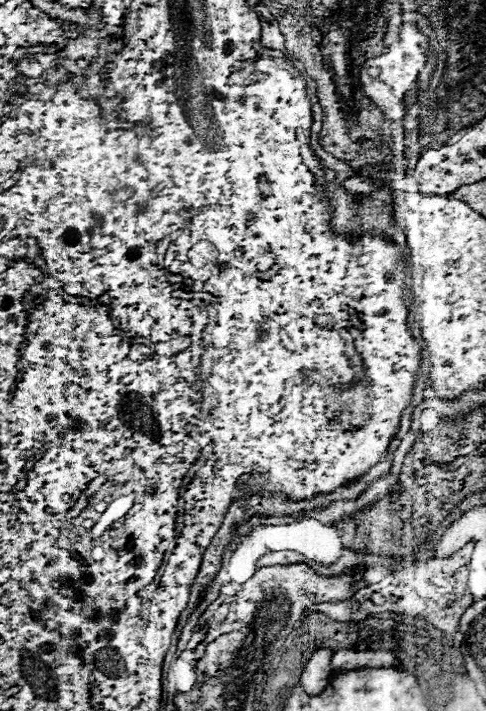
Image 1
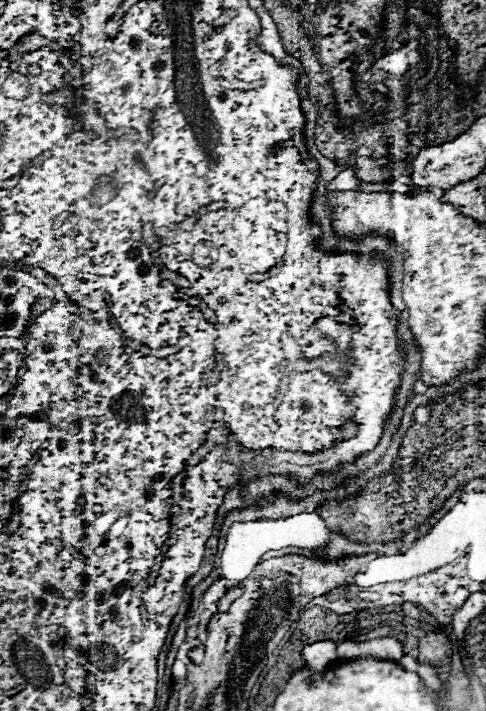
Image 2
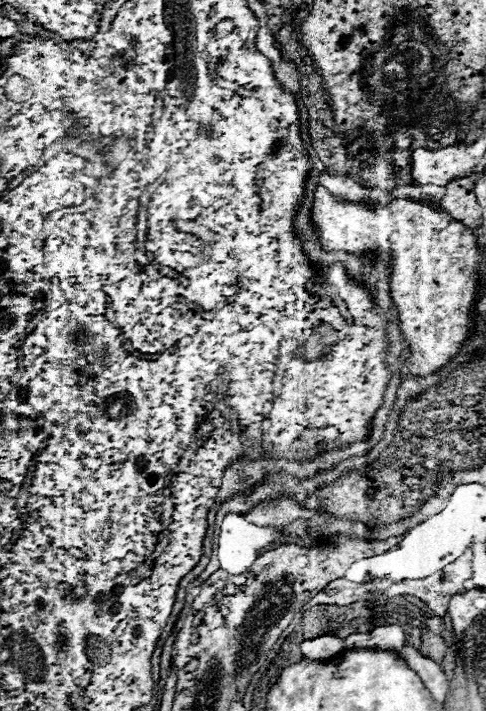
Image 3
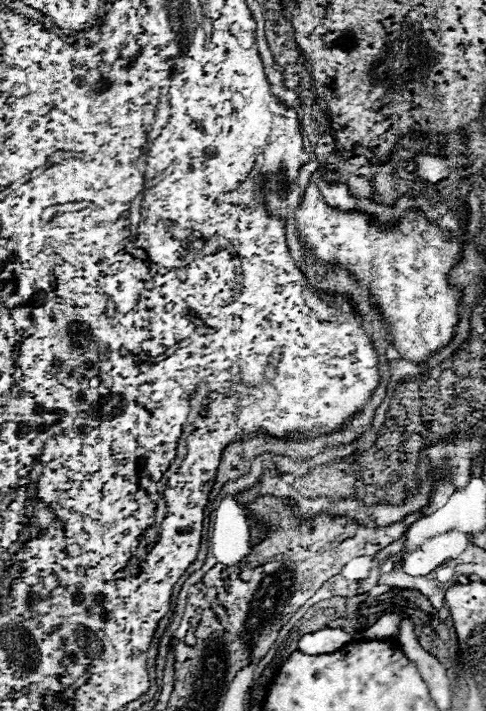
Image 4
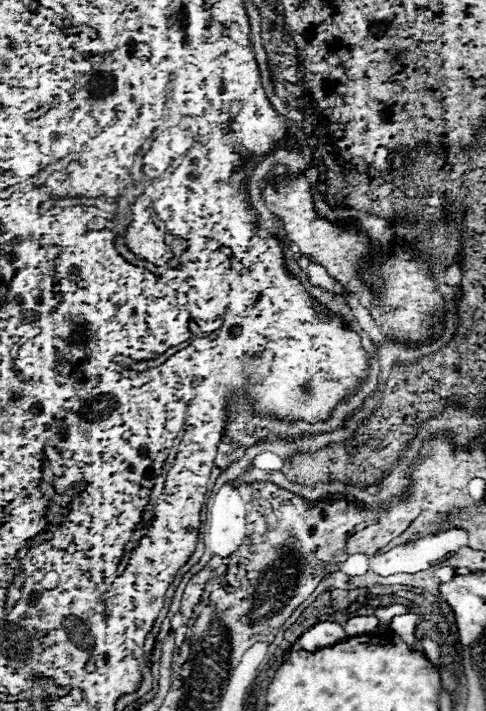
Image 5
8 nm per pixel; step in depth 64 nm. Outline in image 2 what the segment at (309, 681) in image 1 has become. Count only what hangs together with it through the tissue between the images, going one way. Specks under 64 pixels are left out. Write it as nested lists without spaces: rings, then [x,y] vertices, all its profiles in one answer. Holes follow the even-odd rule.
[[[322,640],[322,642],[308,644],[302,648],[302,654],[304,654],[310,670],[324,672],[336,660],[336,642]]]

